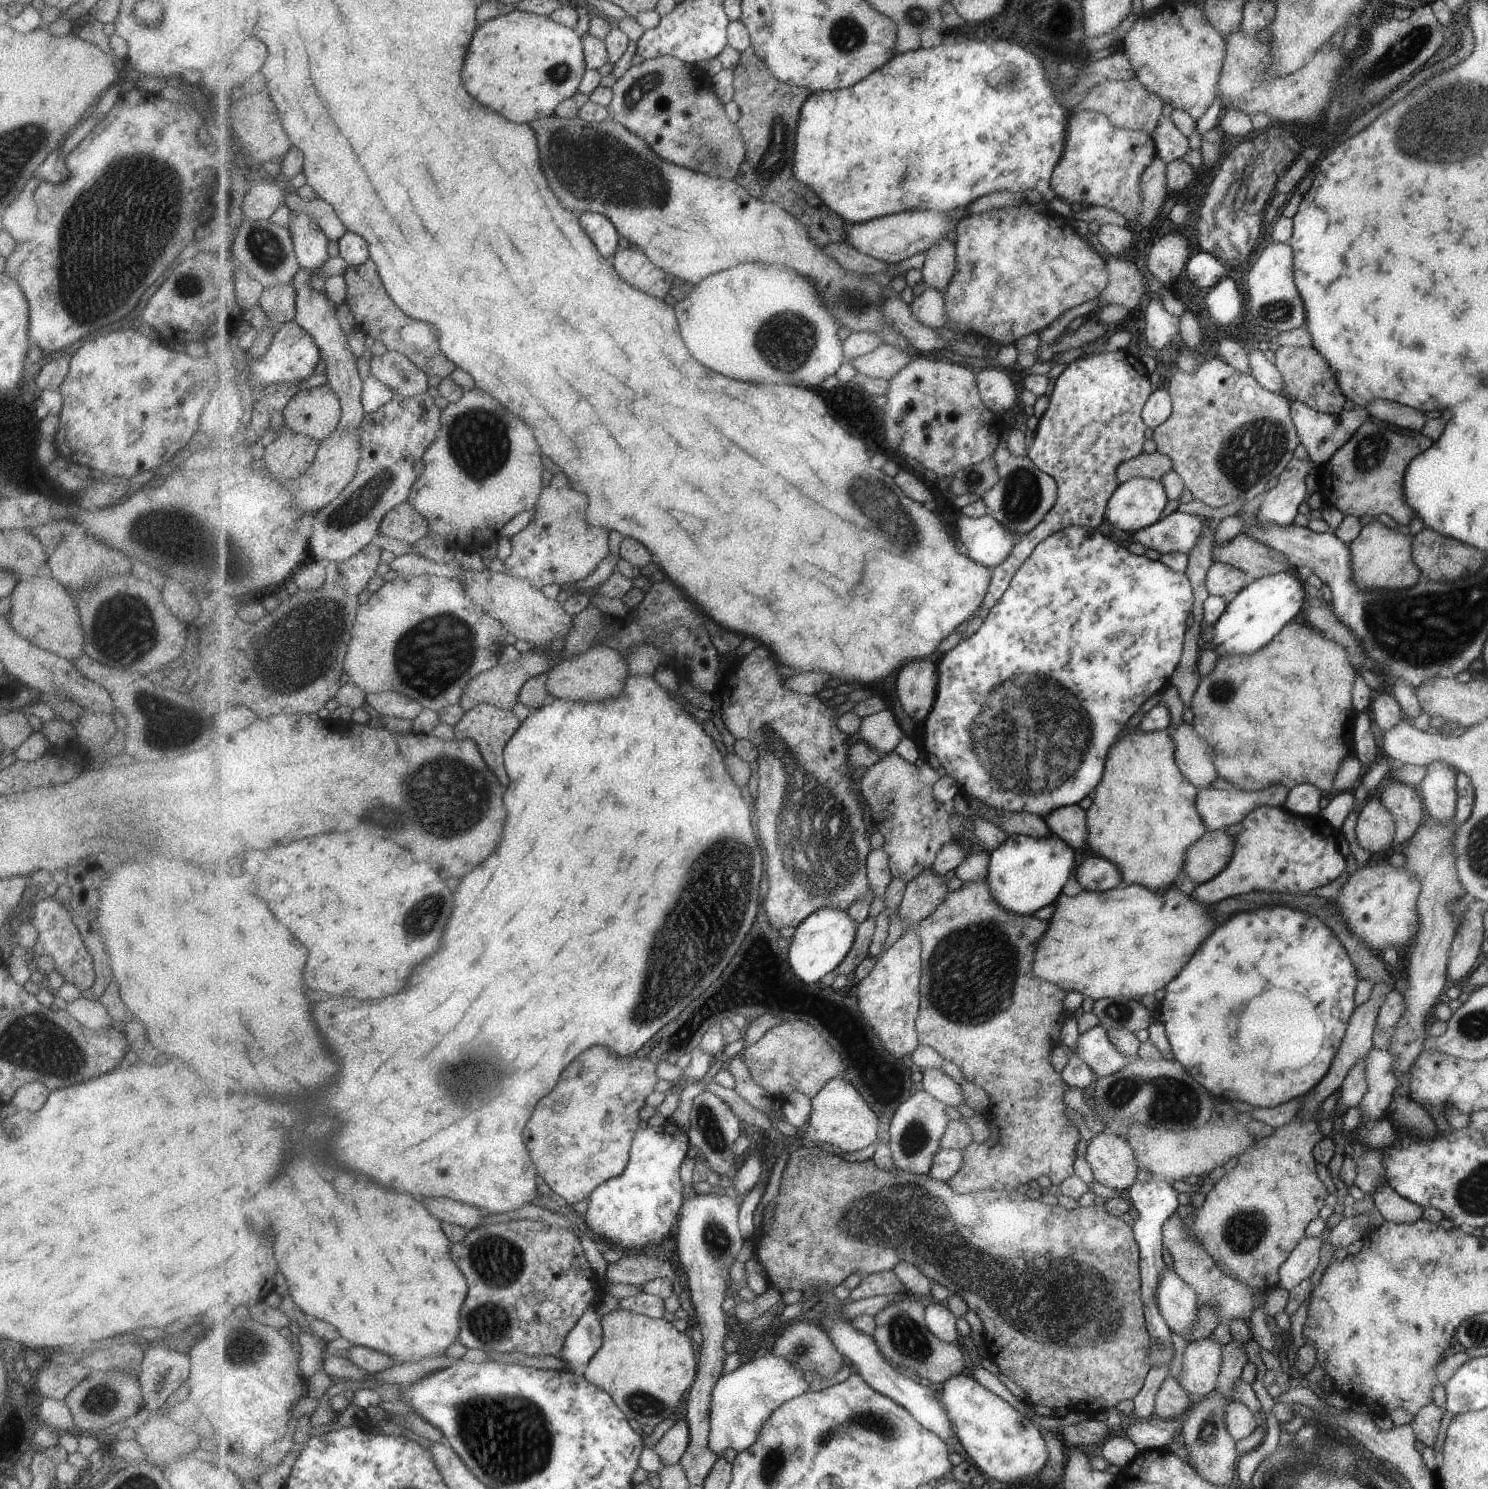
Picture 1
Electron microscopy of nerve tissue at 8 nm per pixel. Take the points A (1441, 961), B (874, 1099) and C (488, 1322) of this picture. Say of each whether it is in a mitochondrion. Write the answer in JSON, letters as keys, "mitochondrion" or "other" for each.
{"A":"other","B":"other","C":"mitochondrion"}

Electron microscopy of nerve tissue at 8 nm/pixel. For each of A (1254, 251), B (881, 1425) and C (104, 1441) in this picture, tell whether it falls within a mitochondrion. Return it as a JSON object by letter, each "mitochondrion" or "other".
{"A":"other","B":"mitochondrion","C":"other"}

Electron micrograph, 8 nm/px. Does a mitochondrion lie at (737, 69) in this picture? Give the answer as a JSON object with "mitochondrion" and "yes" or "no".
{"mitochondrion":"no"}

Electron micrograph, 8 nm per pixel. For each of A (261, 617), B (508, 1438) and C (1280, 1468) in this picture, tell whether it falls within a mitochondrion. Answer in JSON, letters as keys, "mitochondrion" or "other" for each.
{"A":"other","B":"mitochondrion","C":"mitochondrion"}

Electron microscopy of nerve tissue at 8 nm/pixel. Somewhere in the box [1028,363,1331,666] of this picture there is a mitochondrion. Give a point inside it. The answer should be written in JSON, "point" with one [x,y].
{"point":[1250,452]}

